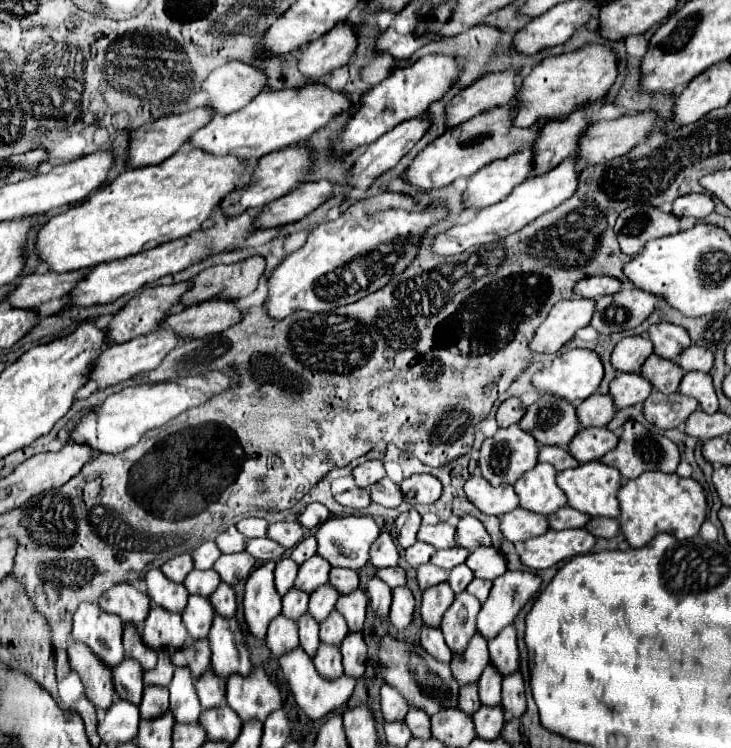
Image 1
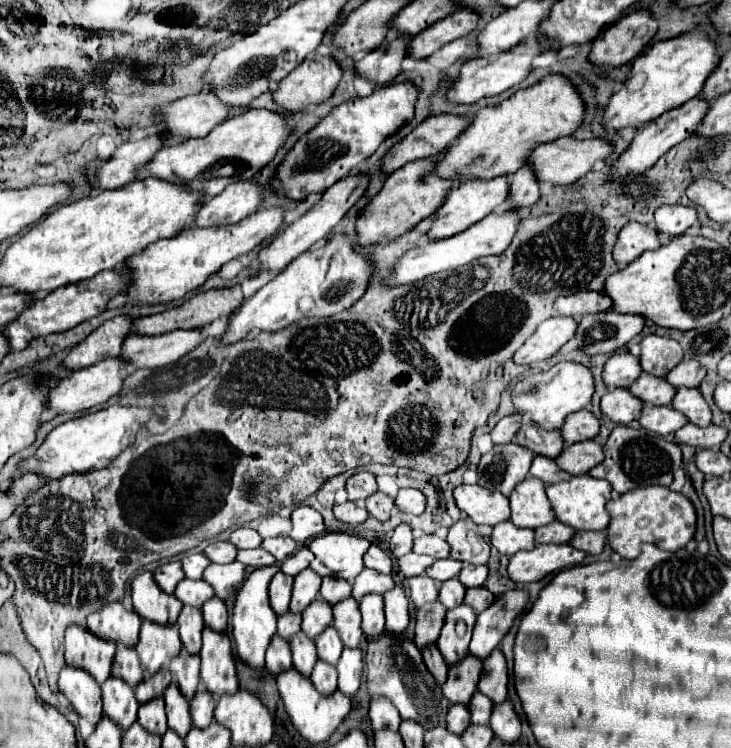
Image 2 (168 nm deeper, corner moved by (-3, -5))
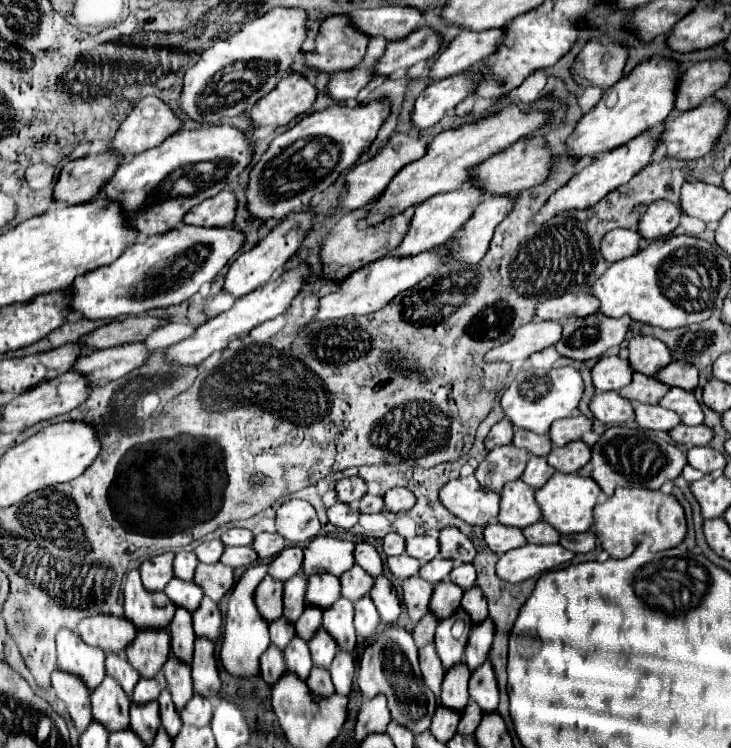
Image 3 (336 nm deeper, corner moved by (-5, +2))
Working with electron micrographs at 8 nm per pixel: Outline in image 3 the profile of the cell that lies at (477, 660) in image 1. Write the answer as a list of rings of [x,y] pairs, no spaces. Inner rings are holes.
[[[464,662],[448,668],[444,674],[444,682],[442,682],[440,704],[462,712],[470,698],[468,680],[470,680],[470,668]]]

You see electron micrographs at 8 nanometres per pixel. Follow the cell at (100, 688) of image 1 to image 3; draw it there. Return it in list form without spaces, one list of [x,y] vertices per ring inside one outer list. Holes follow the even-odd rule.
[[[54,670],[52,672],[52,688],[56,690],[56,696],[66,702],[68,712],[70,712],[78,732],[84,732],[92,722],[90,690],[88,690],[86,682],[82,682],[82,678],[76,674]]]

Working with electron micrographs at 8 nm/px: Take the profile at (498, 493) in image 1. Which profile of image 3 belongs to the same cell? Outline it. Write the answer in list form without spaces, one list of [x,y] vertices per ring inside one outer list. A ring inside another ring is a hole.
[[[474,476],[450,480],[440,490],[442,504],[472,526],[486,526],[498,518],[500,494],[486,490]]]

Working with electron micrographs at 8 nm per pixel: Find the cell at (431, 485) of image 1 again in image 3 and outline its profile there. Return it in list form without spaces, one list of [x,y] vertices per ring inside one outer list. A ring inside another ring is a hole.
[[[396,486],[384,494],[384,502],[390,512],[406,512],[416,504],[416,496],[408,488]]]

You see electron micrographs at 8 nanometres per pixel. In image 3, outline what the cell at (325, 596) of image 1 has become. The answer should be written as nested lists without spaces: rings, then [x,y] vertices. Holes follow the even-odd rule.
[[[306,606],[302,616],[296,620],[296,634],[304,640],[310,640],[322,624],[322,610],[318,606]]]

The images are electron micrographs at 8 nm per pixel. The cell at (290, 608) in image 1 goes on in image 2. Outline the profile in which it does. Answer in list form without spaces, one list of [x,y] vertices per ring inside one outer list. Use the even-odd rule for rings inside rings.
[[[284,613],[284,615],[280,615],[278,617],[278,635],[282,637],[282,639],[290,639],[294,633],[298,633],[300,631],[300,615],[294,615],[294,613]]]

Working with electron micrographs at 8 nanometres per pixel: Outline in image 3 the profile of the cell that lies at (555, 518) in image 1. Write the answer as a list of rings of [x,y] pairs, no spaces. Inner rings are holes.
[[[544,520],[524,528],[524,536],[530,544],[556,544],[560,540],[560,532]]]

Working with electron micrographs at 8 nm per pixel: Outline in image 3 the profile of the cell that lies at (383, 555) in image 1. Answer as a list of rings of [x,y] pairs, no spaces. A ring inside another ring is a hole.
[[[358,542],[356,544],[354,558],[356,558],[356,564],[360,564],[372,576],[382,574],[382,570],[384,570],[384,562],[382,562],[378,550],[368,542]]]

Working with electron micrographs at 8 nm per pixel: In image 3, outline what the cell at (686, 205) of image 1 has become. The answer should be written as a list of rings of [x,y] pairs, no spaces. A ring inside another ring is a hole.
[[[656,200],[652,206],[648,206],[646,214],[642,216],[638,230],[646,240],[664,238],[676,230],[680,218],[682,218],[682,210],[676,204],[668,200]]]

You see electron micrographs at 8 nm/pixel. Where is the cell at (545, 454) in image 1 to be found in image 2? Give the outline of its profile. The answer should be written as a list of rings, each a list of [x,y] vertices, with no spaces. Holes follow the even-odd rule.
[[[536,455],[534,461],[532,461],[532,467],[530,467],[530,475],[540,479],[542,483],[546,485],[552,485],[552,483],[560,483],[560,481],[568,481],[570,475],[566,471],[562,471],[554,459],[548,459],[548,457],[542,457],[542,455]]]

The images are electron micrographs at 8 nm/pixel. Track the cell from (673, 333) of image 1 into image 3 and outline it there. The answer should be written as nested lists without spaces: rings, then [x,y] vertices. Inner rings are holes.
[[[634,336],[628,344],[628,350],[632,368],[648,376],[656,376],[664,366],[672,362],[672,352],[668,350],[668,346],[654,336]]]

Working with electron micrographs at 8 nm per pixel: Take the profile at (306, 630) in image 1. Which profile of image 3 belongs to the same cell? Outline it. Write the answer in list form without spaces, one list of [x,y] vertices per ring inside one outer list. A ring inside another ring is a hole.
[[[294,636],[292,642],[284,648],[284,658],[288,662],[288,670],[292,670],[294,674],[298,674],[300,678],[308,678],[312,664],[312,656],[308,650],[308,642],[302,640],[300,636]]]

